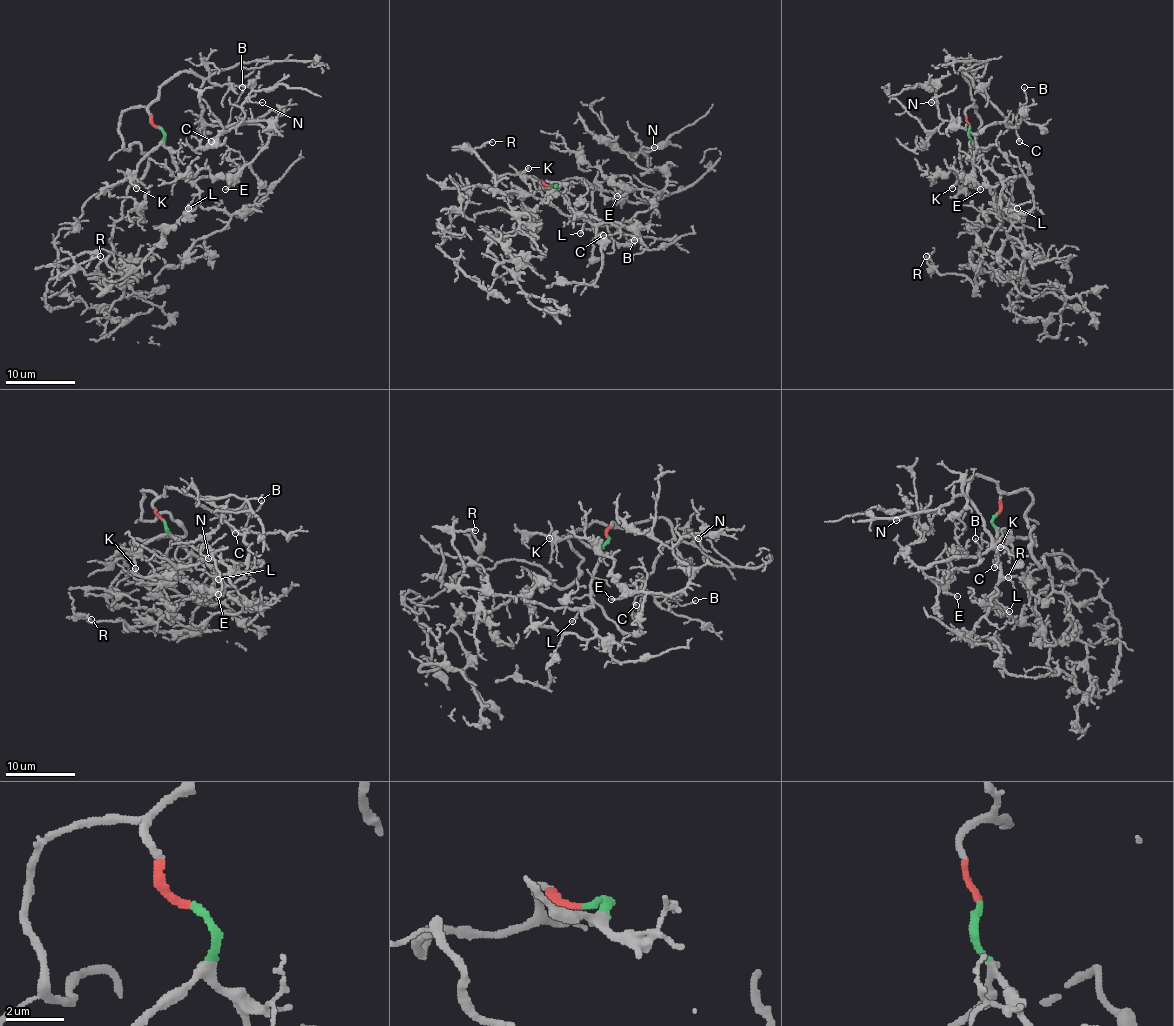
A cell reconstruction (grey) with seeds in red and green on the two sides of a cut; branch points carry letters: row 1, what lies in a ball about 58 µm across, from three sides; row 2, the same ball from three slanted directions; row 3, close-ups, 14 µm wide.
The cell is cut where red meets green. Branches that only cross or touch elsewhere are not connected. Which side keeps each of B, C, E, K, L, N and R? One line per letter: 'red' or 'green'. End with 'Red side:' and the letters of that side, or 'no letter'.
B: red
C: red
E: red
K: green
L: green
N: red
R: green
Red side: B, C, E, N

